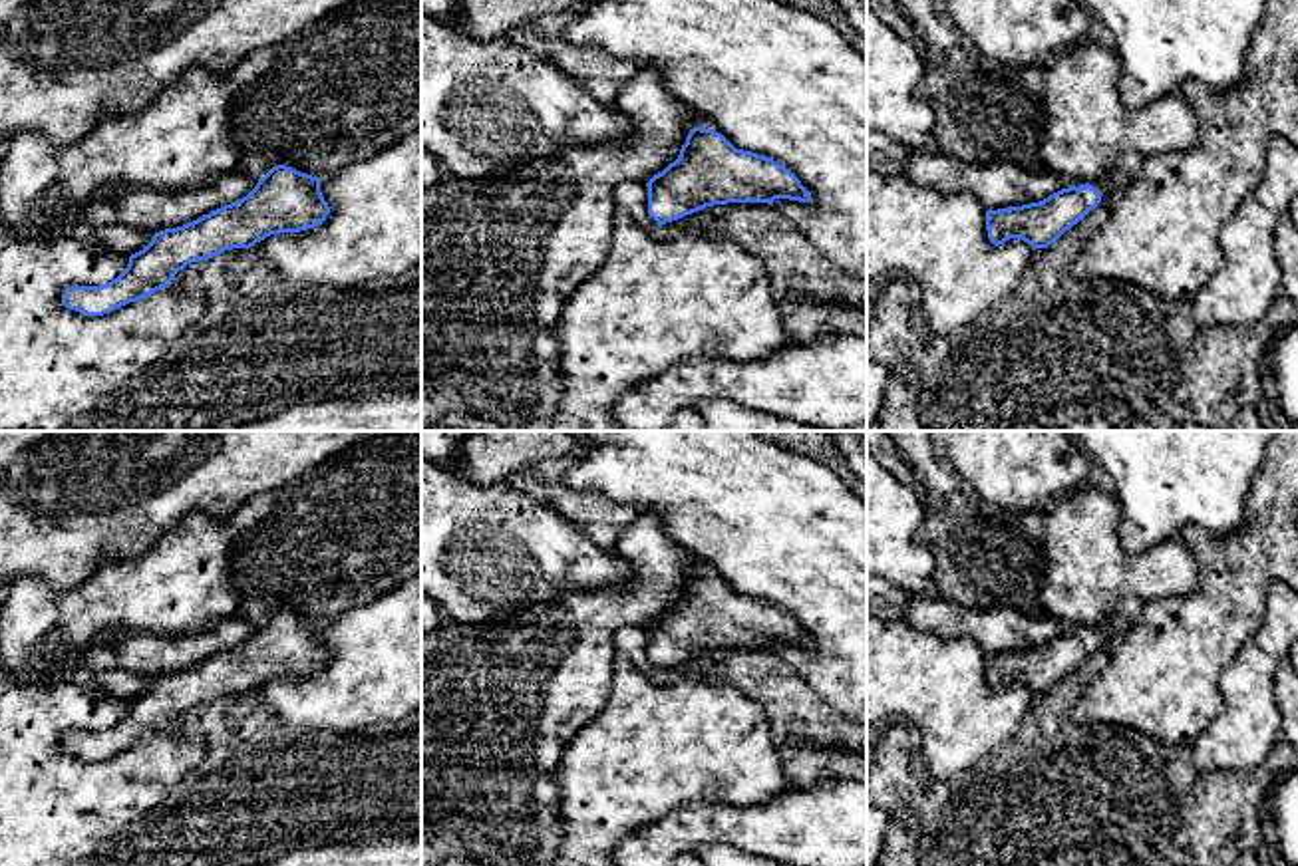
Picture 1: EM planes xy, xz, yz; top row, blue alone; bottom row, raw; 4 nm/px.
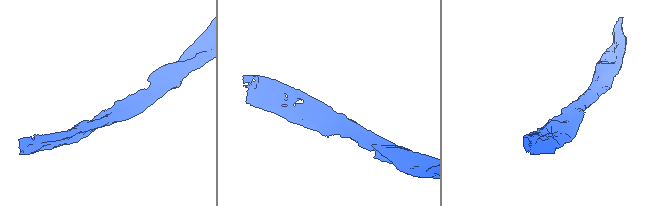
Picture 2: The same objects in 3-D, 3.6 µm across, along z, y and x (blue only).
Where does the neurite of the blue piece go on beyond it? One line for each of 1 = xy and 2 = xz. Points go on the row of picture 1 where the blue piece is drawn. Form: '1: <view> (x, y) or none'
1: none
2: none

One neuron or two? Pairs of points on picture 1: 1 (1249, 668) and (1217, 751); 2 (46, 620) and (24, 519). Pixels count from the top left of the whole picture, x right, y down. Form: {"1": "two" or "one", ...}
{"1": "one", "2": "two"}

